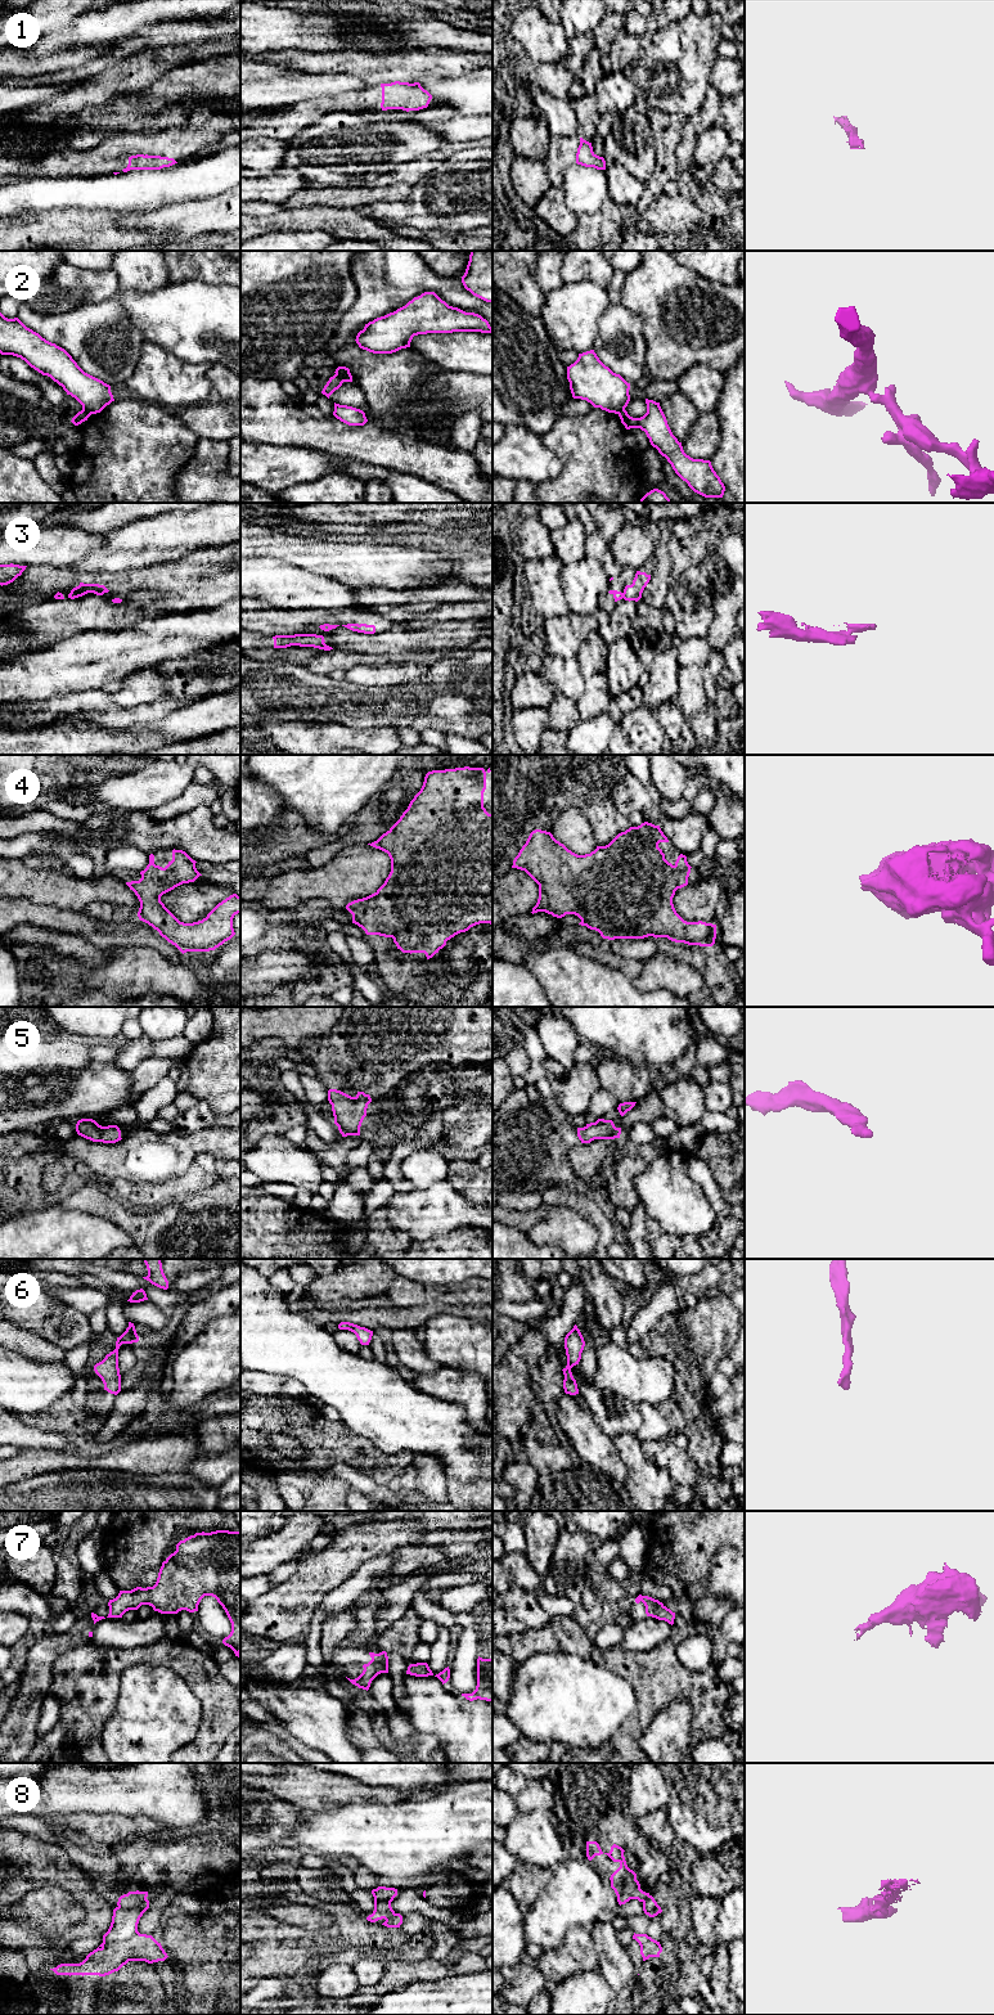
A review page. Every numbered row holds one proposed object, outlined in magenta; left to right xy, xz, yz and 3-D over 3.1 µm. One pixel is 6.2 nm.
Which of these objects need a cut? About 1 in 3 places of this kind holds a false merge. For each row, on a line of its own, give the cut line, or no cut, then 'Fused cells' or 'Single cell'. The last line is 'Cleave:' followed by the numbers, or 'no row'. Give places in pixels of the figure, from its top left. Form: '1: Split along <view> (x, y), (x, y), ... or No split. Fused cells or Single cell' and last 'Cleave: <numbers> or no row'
1: No split. Single cell
2: Split along xz (336, 373), (343, 381). Fused cells
3: Split along yz (623, 593), (624, 597). Fused cells
4: No split. Single cell
5: No split. Single cell
6: No split. Single cell
7: No split. Single cell
8: Split along xy (145, 1898), (129, 1907), (118, 1907). Fused cells
Cleave: 2, 3, 8

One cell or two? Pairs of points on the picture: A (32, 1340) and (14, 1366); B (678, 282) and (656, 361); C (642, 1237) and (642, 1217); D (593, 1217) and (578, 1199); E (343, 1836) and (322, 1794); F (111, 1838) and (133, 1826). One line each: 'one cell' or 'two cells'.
A: two cells
B: one cell
C: one cell
D: one cell
E: two cells
F: one cell

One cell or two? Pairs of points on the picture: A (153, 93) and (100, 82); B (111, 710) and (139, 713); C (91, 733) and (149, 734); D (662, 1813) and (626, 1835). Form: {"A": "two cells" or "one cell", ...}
{"A": "two cells", "B": "one cell", "C": "one cell", "D": "two cells"}

